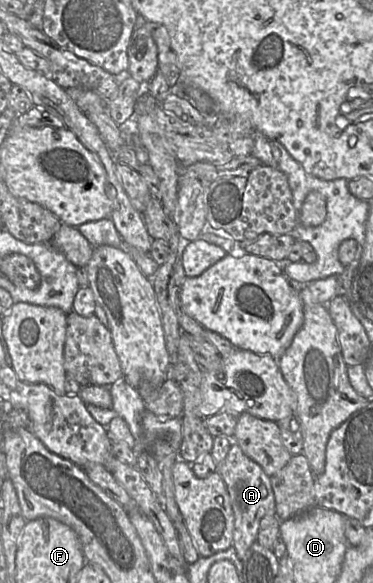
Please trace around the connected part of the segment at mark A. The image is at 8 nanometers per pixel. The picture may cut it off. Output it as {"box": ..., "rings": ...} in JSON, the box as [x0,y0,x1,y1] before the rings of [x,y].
{"box":[216,442,276,560],"rings":[[[232,442],[226,458],[217,465],[216,472],[222,477],[230,497],[234,514],[233,547],[241,560],[249,547],[257,541],[261,519],[266,515],[276,515],[270,477],[234,442]]]}

